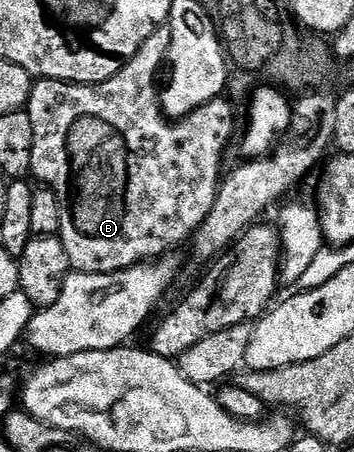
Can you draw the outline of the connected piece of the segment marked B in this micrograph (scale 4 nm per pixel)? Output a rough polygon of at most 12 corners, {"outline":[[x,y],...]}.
{"outline":[[160,27],[101,83],[36,79],[31,174],[73,272],[167,256],[232,139],[173,121]]}

